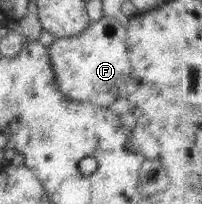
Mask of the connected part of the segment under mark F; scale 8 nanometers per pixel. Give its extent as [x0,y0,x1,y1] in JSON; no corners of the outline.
[48,16,132,105]

